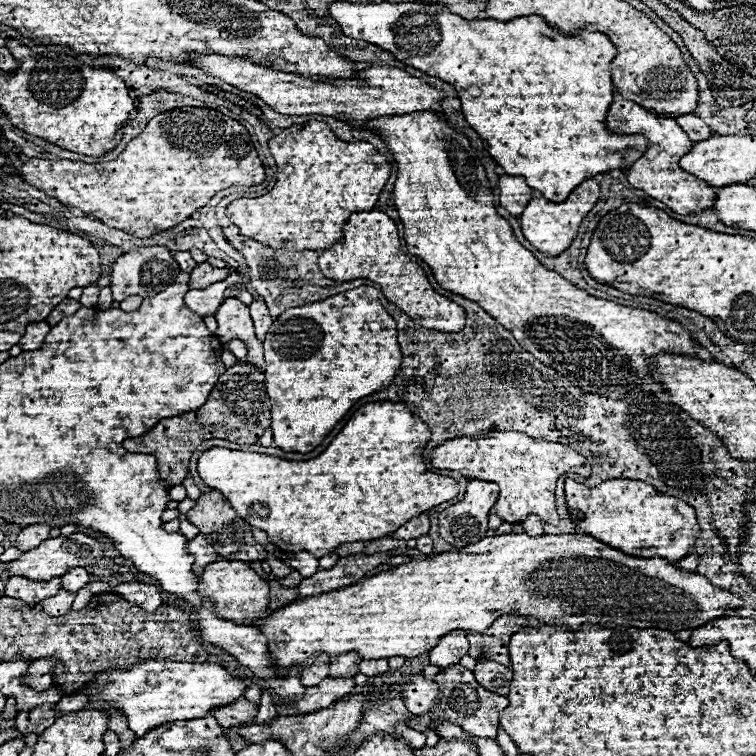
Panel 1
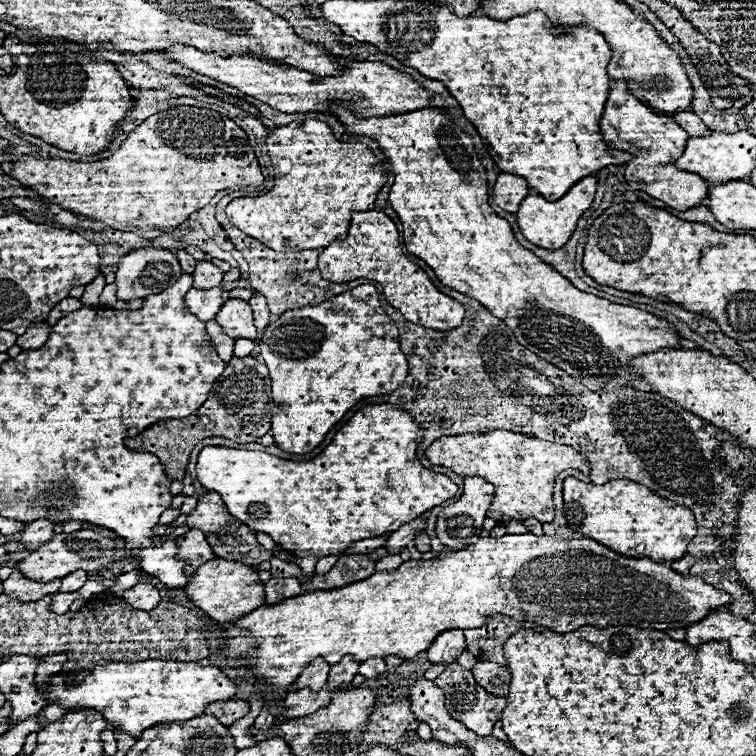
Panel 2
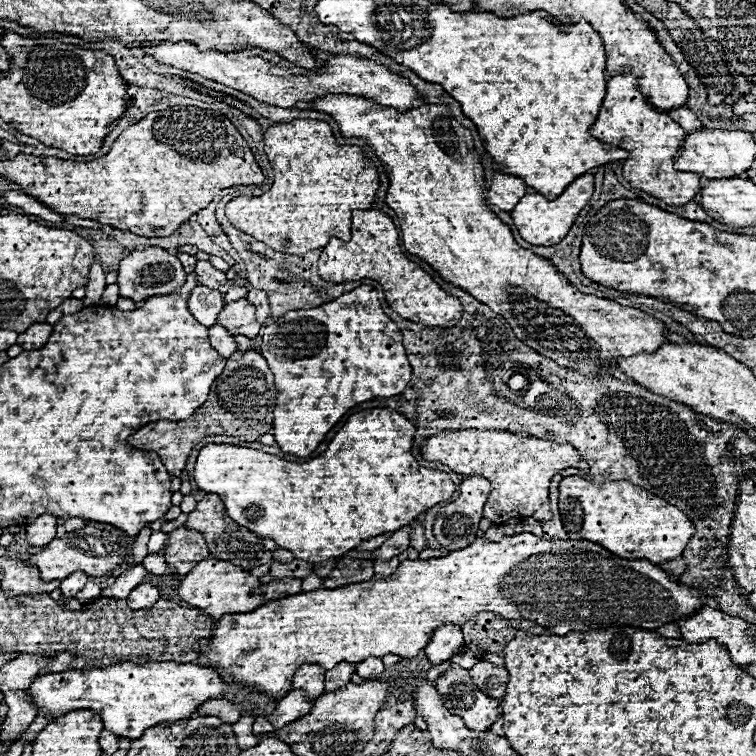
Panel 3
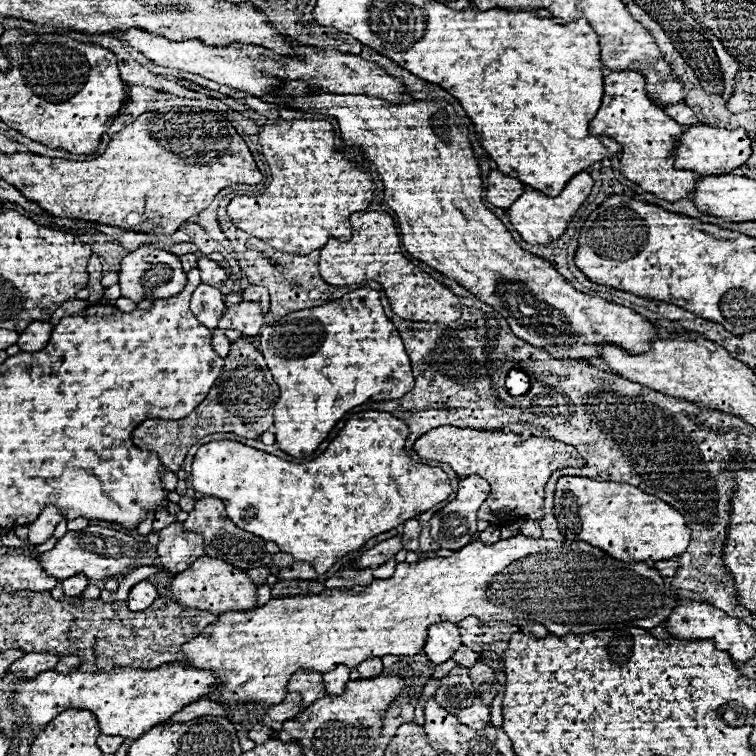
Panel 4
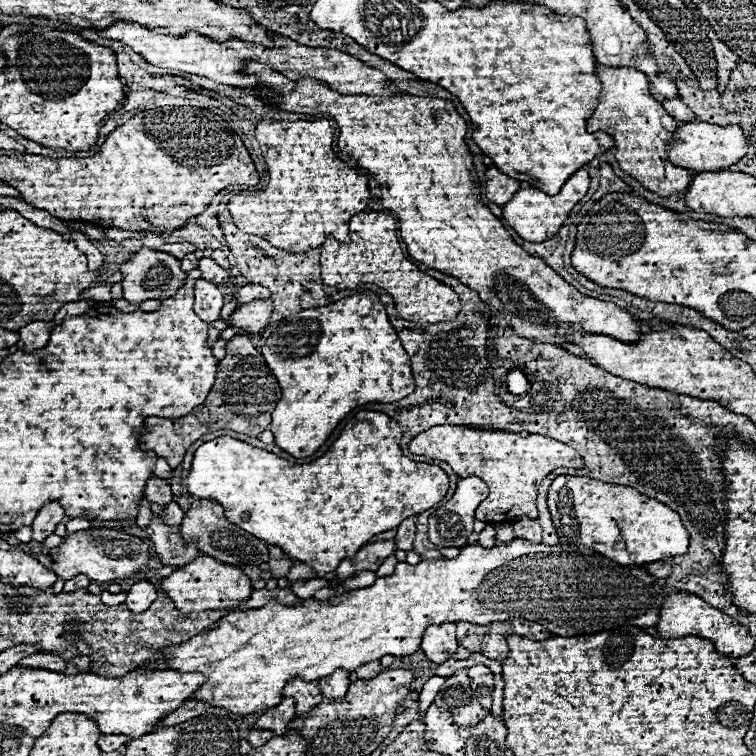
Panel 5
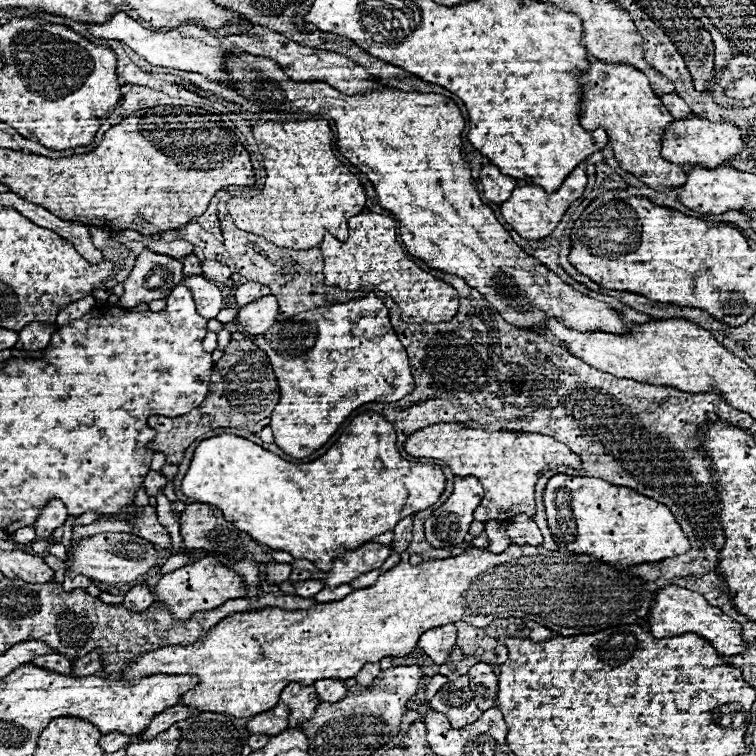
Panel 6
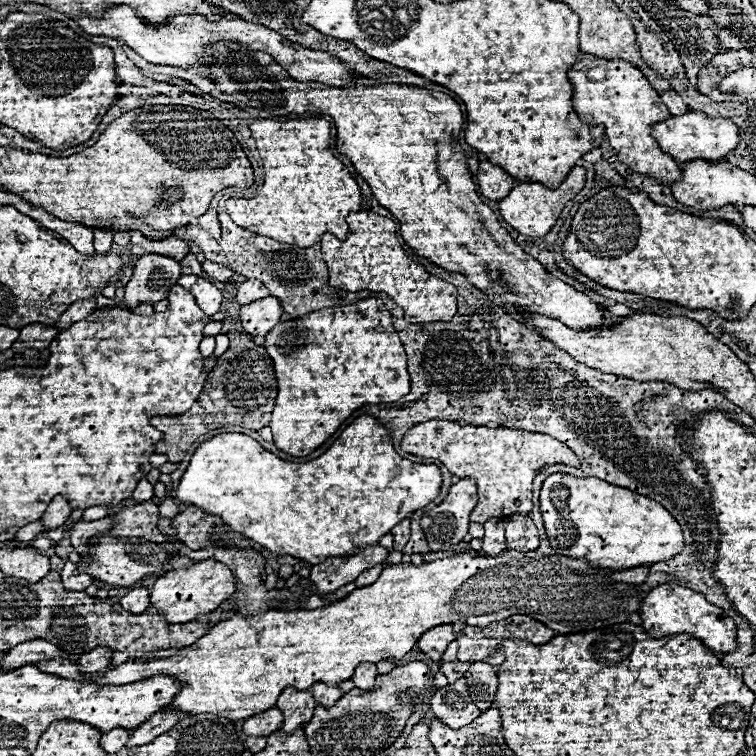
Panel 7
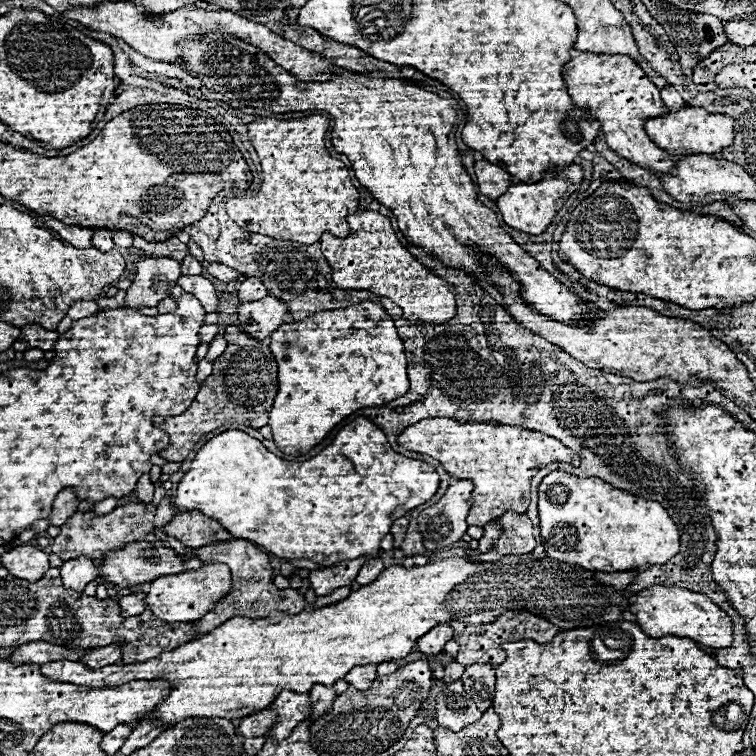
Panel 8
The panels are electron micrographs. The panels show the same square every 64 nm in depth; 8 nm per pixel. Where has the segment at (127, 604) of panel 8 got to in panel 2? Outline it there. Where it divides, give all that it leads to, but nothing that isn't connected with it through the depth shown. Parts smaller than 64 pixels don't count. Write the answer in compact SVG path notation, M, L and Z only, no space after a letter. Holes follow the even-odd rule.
M134 584L132 588L124 590L124 600L138 610L150 612L160 604L162 596L160 596L158 588L154 588L152 584Z

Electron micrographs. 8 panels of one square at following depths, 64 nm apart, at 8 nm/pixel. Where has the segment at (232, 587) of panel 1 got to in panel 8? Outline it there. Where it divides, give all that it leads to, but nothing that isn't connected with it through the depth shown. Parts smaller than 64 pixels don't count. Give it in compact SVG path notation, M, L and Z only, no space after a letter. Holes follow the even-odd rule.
M204 564L198 570L186 570L180 574L156 578L150 584L146 604L154 616L164 622L196 622L206 612L210 612L210 608L214 608L214 604L228 592L232 592L230 568L226 564Z

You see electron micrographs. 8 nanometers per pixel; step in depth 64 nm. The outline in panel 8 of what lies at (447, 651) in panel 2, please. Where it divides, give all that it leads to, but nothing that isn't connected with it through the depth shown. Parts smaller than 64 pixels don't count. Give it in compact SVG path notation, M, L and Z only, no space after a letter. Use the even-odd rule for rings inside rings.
M438 624L434 626L430 632L426 632L418 642L418 650L422 654L432 654L432 656L438 656L442 650L444 650L444 644L448 640L452 640L452 634L454 630L448 626L448 624Z

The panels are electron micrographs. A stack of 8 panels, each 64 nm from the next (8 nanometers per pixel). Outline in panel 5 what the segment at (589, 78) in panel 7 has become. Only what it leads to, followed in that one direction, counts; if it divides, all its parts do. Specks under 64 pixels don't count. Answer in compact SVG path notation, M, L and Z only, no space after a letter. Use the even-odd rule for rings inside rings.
M598 64L598 78L602 82L600 104L592 118L586 122L588 132L606 132L616 140L614 156L620 168L638 180L646 190L660 196L680 196L688 190L692 174L686 168L678 168L668 160L666 148L678 128L678 122L666 114L662 104L648 92L648 78L634 68L608 68Z

